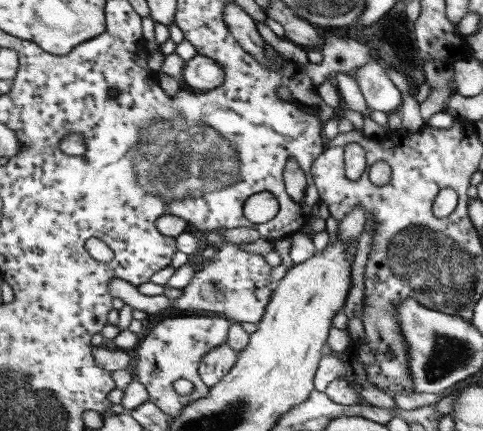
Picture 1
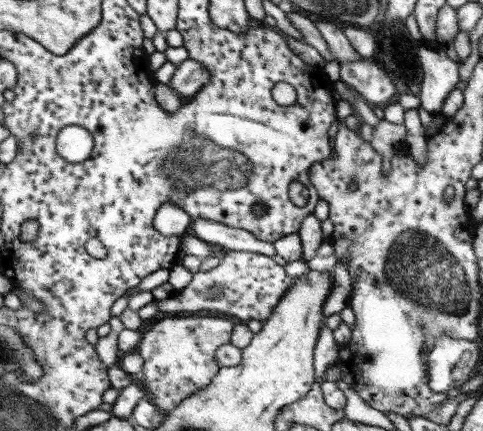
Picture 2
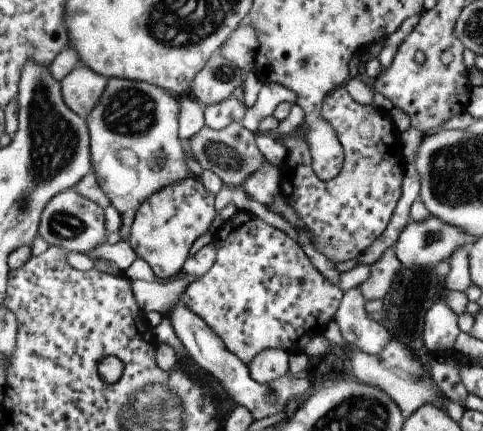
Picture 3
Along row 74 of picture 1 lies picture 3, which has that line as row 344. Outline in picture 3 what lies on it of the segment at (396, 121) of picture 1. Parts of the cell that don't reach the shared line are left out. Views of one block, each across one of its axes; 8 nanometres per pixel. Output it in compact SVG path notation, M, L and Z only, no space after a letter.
M359 286L343 292L339 310L333 318L341 330L343 340L359 352L377 356L389 342L391 334L383 322L373 322L365 314L365 298Z

